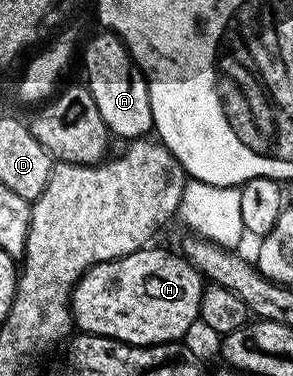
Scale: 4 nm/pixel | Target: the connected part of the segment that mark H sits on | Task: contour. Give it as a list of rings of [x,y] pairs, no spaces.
[[[150,245],[115,261],[96,263],[73,286],[74,324],[82,332],[106,335],[135,347],[184,340],[193,322],[198,322],[201,294],[207,283],[184,255],[173,251],[160,251],[157,245]]]

